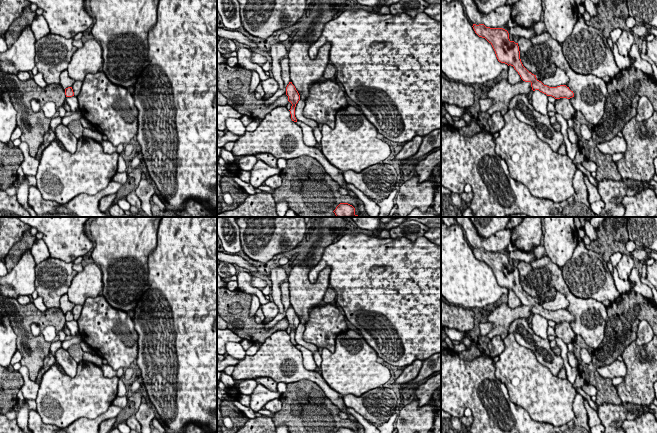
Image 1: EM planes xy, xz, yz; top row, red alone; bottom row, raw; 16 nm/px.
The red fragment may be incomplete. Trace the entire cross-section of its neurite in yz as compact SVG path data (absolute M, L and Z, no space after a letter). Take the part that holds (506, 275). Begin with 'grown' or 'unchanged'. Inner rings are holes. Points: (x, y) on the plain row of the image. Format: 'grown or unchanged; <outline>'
unchanged; M473 248L472 251L479 261L485 262L492 269L498 285L513 290L523 305L531 307L533 315L539 314L555 323L574 321L573 315L566 309L549 311L539 305L536 299L529 296L521 286L518 267L509 263L507 254L486 251L484 248Z

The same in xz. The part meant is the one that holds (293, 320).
unchanged; M289 306L286 311L286 319L288 320L288 325L292 328L291 333L289 334L291 338L291 343L292 345L297 346L297 343L295 341L295 331L300 324L300 319L292 306Z

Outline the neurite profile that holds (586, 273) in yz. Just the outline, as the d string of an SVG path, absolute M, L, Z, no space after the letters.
M578 242L572 258L561 268L571 293L582 299L614 302L620 293L603 257Z

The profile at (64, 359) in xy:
M62 347L55 354L56 362L63 368L65 373L70 377L75 377L78 363L71 357L68 350Z

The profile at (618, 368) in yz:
M615 360L610 365L605 365L597 369L603 378L613 379L615 377L624 378L627 372L624 361Z

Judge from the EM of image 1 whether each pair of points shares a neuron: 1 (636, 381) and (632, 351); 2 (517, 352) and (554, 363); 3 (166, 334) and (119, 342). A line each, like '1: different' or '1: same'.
1: same
2: different
3: different

